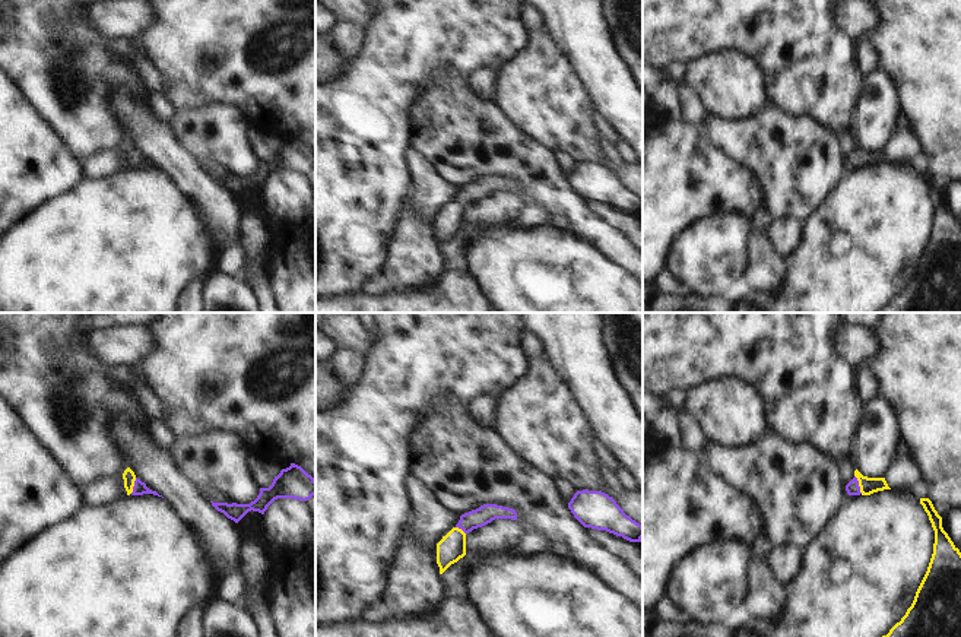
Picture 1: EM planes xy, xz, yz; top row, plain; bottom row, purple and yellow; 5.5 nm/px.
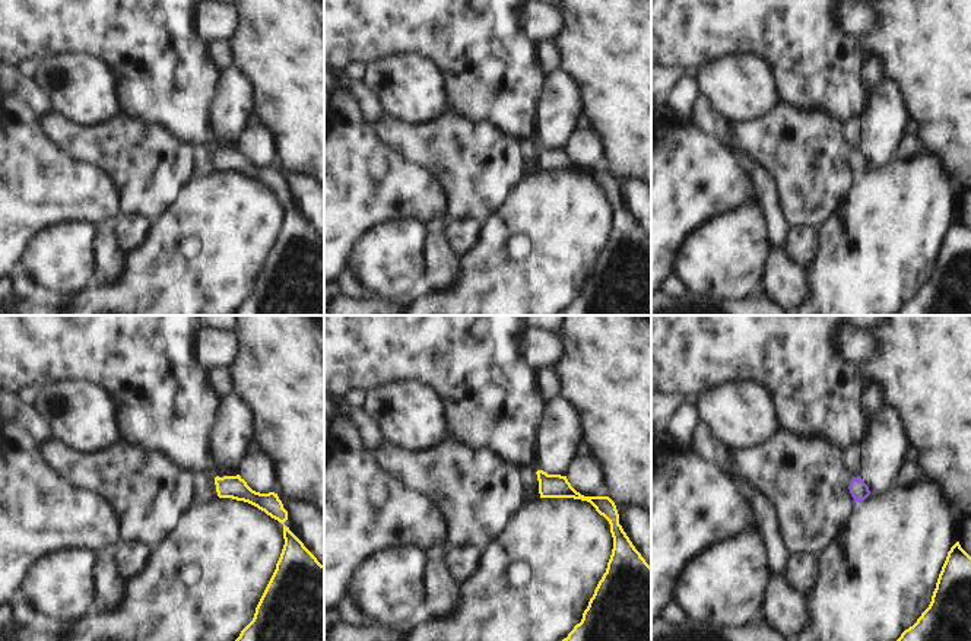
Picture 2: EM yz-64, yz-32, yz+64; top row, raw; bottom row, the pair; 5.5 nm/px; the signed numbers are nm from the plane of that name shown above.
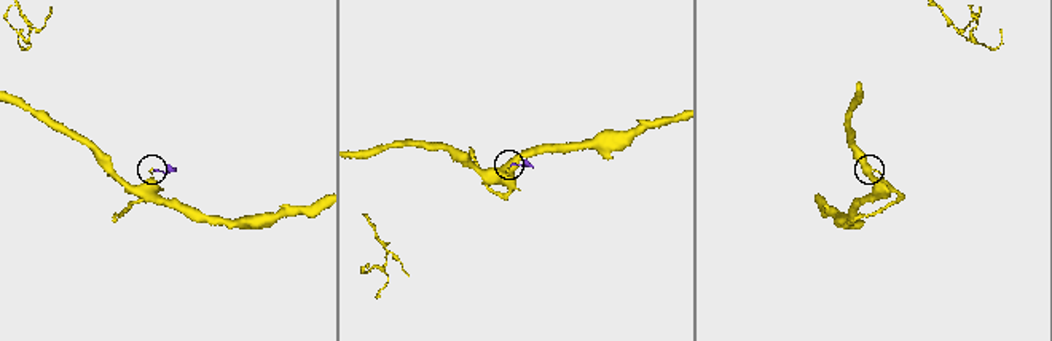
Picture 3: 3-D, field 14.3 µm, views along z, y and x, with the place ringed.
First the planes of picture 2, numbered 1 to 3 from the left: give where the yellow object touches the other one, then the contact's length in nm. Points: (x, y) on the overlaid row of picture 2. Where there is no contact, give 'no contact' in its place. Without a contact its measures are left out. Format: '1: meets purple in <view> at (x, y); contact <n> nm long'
1: no contact
2: no contact
3: no contact

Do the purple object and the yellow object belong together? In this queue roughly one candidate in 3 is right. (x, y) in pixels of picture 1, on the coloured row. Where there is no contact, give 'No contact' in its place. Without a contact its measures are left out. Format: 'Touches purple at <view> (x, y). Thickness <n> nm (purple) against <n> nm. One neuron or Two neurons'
Touches purple at yz (858, 484). Thickness 70 nm (purple) against 100 nm. One neuron

